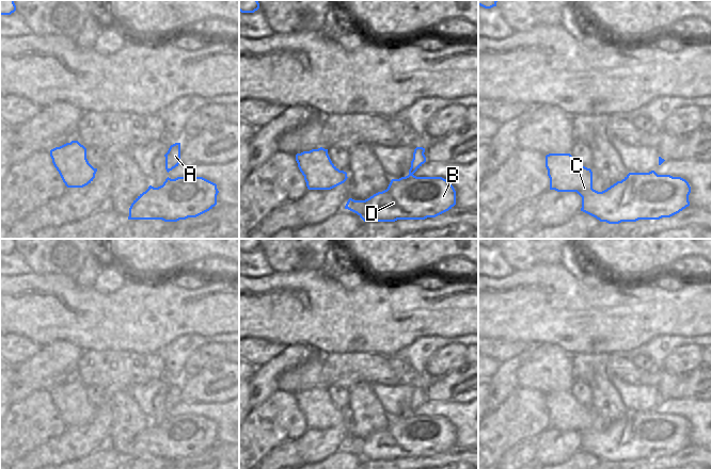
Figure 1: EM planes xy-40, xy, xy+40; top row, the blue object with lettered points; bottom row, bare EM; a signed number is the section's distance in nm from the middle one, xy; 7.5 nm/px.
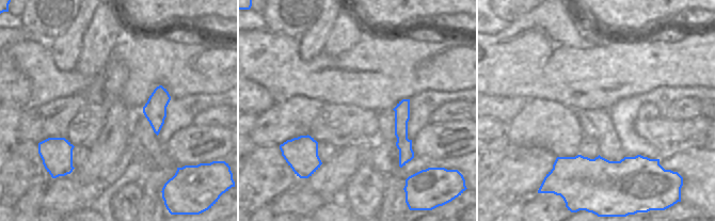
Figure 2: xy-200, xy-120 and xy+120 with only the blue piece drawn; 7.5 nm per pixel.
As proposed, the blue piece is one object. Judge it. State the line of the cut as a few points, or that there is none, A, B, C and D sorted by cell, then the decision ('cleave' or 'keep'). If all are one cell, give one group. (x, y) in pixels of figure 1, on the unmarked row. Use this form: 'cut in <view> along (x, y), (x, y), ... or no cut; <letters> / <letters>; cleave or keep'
cut in xy along (409, 413), (412, 414); A / B C D; cleave

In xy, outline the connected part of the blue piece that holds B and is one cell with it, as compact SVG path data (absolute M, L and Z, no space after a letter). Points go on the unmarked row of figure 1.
M408 414L392 418L388 427L365 439L349 437L345 448L357 452L364 460L395 460L397 458L425 458L436 456L456 443L456 430L442 416L416 416Z

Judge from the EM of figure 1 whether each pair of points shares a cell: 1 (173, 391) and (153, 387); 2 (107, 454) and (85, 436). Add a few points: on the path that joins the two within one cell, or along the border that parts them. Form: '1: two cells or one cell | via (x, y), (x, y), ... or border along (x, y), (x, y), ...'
1: two cells | border along (179, 381), (153, 400), (155, 413)
2: two cells | border along (106, 443), (82, 457)

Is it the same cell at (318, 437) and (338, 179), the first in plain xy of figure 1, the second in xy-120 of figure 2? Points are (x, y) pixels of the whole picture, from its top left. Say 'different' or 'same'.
same

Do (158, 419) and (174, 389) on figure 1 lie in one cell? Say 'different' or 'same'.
same

